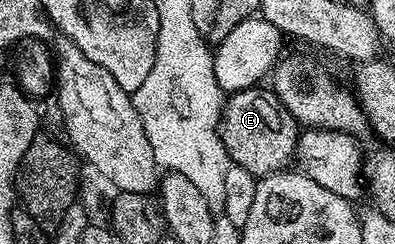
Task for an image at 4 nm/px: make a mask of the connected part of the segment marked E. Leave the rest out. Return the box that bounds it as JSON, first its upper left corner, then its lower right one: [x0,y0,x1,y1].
[220,85,301,177]

